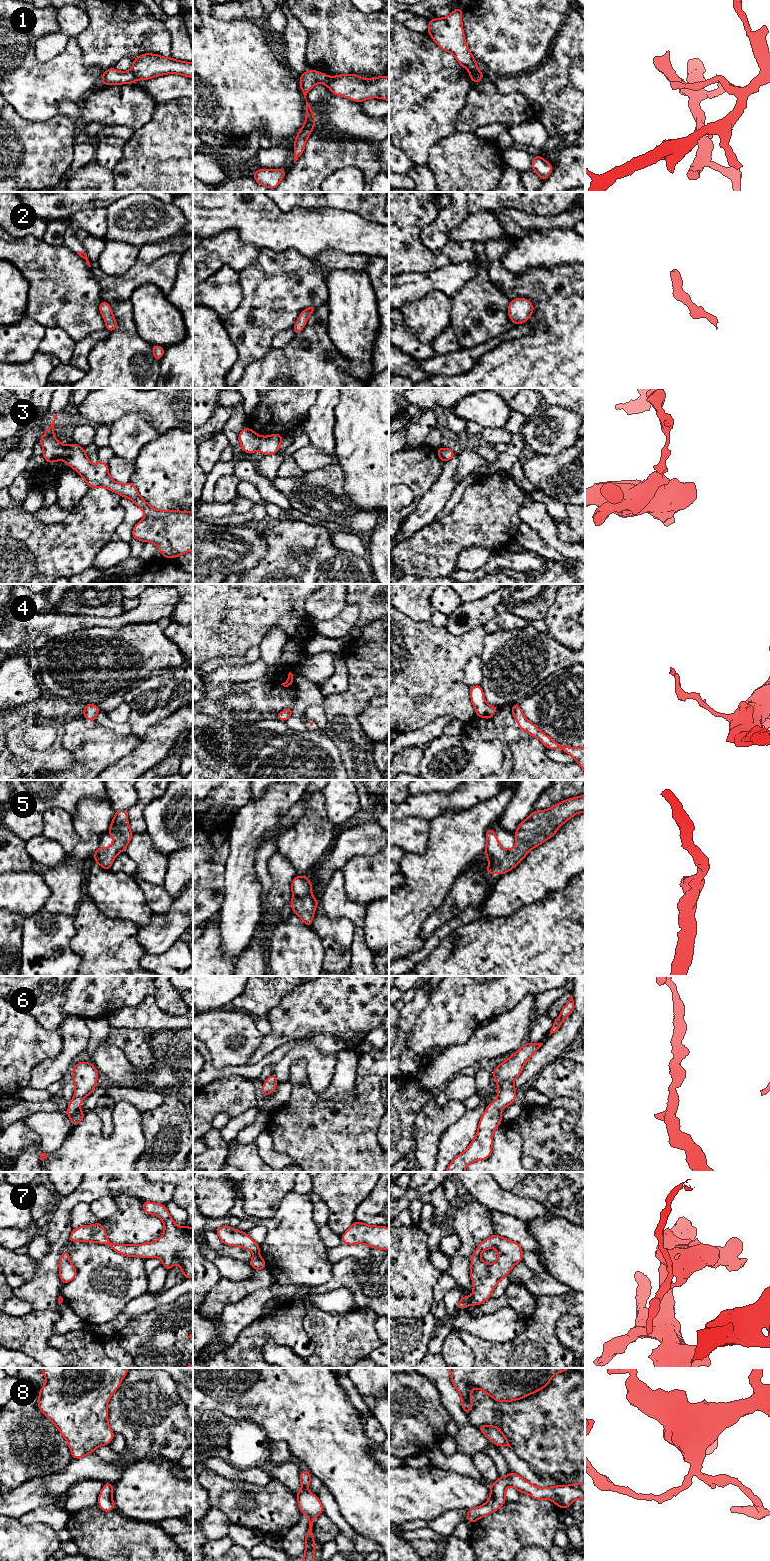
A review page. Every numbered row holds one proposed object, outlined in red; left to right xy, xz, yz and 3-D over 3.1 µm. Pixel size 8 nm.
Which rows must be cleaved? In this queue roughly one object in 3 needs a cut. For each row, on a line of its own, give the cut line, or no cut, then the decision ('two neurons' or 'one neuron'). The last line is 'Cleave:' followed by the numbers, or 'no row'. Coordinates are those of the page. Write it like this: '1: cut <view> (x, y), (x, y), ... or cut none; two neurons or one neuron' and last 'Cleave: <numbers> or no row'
1: cut yz (470, 70), (482, 78); two neurons
2: cut none; one neuron
3: cut xz (262, 437), (257, 449); two neurons
4: cut none; one neuron
5: cut none; one neuron
6: cut none; one neuron
7: cut yz (469, 1297), (471, 1303); two neurons
8: cut none; one neuron
Cleave: 1, 3, 7

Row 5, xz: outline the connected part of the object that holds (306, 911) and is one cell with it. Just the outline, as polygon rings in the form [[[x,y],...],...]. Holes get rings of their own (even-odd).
[[[297,875],[291,882],[293,913],[296,913],[306,926],[312,926],[315,909],[319,903],[312,895],[312,883],[306,876]]]

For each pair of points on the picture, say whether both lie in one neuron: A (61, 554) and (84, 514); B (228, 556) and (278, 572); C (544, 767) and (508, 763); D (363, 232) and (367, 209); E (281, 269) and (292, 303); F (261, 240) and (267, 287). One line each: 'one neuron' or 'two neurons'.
A: one neuron
B: two neurons
C: two neurons
D: two neurons
E: one neuron
F: two neurons

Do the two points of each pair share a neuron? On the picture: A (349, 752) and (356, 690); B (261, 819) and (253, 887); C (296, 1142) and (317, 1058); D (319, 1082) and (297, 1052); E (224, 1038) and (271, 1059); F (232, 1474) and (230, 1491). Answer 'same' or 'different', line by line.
A: same
B: same
C: different
D: same
E: different
F: different

